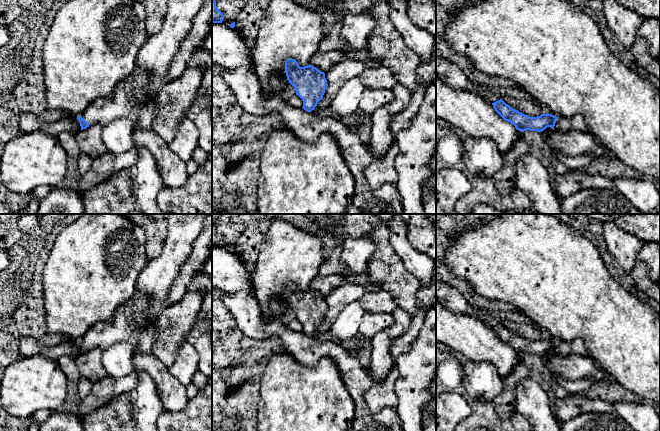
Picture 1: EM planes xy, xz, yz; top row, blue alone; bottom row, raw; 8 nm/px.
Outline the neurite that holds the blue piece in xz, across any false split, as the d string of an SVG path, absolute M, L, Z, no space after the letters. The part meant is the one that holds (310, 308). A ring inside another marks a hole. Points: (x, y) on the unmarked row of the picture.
M295 283L285 285L287 304L294 311L296 319L303 325L303 333L318 341L332 341L346 349L349 355L356 358L367 372L371 363L372 338L357 335L350 339L339 341L329 331L317 334L315 331L323 322L327 311L325 297L312 289L300 291Z

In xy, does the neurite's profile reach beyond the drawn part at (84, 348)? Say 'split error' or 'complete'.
split error

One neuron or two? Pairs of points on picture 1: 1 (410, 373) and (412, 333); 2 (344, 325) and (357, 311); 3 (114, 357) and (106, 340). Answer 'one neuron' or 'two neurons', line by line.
1: two neurons
2: one neuron
3: two neurons

